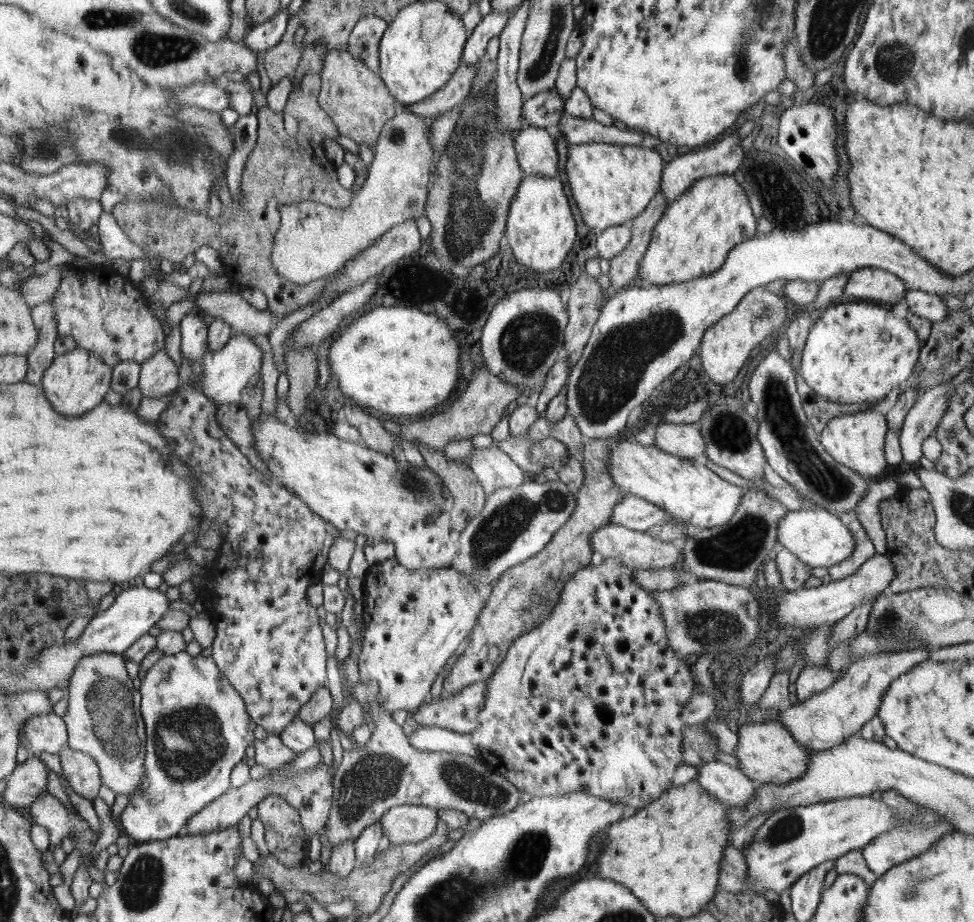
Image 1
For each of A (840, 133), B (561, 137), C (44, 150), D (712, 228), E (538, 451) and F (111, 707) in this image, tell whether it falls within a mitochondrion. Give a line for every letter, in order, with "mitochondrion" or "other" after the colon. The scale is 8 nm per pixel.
A: other
B: other
C: mitochondrion
D: other
E: other
F: mitochondrion

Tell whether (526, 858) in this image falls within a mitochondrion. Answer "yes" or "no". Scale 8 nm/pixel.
yes

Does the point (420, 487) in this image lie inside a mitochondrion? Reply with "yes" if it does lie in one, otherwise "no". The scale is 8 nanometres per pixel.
yes

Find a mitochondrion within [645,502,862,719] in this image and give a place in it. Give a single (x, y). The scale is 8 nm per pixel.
(738, 547)

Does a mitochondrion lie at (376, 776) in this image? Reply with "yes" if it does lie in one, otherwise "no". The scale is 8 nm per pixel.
yes

